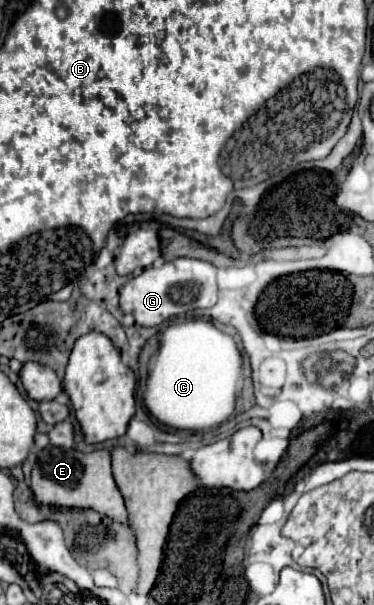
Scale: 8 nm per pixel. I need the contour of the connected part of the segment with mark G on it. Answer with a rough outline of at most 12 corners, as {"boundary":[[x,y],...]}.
{"boundary":[[161,256],[121,287],[143,327],[213,307],[217,267]]}

